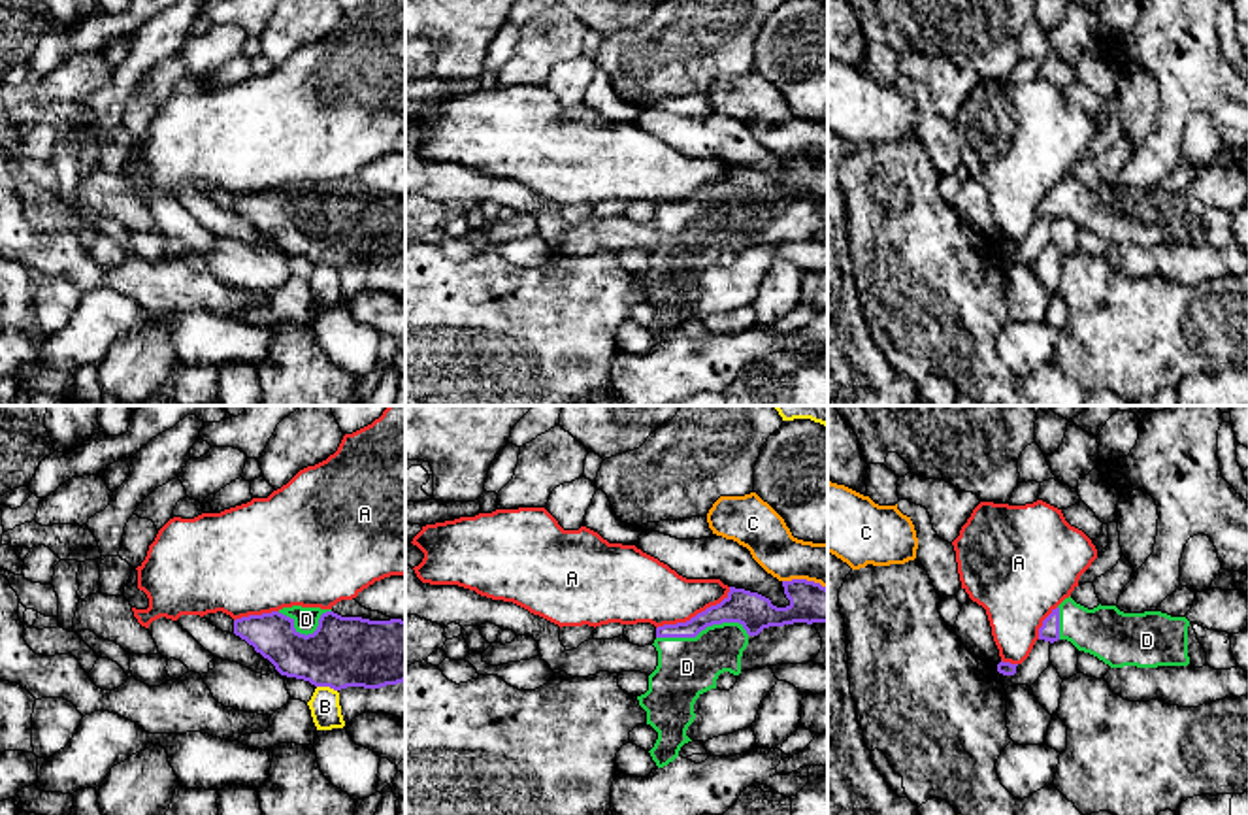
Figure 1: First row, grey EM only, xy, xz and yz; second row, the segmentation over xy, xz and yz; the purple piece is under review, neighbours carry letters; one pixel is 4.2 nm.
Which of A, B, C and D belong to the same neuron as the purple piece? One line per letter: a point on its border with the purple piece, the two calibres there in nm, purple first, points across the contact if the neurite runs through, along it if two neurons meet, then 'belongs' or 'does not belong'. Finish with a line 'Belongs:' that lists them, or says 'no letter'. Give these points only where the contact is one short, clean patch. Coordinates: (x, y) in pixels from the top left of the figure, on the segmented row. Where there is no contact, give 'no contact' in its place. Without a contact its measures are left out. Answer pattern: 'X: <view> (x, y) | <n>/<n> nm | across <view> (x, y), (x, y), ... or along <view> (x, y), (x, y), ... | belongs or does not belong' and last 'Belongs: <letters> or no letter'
A: xz (696, 615) | 160/280 nm | does not belong
B: xy (327, 685) | 300/130 nm | does not belong
C: xz (805, 580) | 180/200 nm | does not belong
D: xz (702, 629) | 160/260 nm | belongs
Belongs: D

